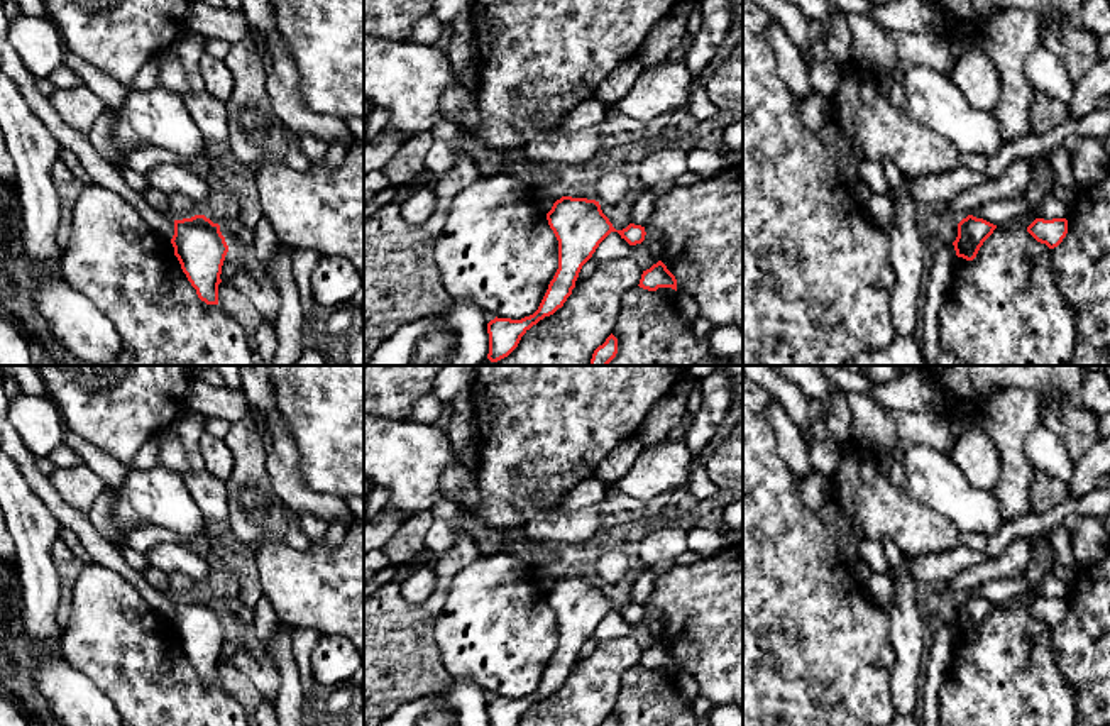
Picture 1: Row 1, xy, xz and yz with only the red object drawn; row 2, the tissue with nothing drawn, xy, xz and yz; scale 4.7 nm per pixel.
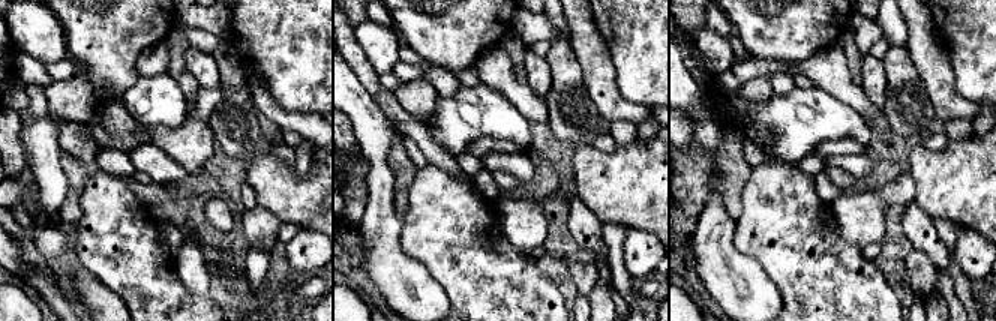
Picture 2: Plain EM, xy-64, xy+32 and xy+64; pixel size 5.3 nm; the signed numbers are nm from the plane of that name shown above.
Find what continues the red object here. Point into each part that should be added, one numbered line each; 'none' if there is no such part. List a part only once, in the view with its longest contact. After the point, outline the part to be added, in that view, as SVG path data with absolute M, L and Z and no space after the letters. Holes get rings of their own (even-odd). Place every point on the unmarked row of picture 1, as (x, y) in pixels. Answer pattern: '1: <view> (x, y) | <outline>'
none

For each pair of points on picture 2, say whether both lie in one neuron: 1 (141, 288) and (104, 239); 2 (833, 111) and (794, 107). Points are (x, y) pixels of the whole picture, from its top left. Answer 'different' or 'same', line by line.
1: same
2: same

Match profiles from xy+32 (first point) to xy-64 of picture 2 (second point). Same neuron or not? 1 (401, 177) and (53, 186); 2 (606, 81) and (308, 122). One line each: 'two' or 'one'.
1: two
2: one

